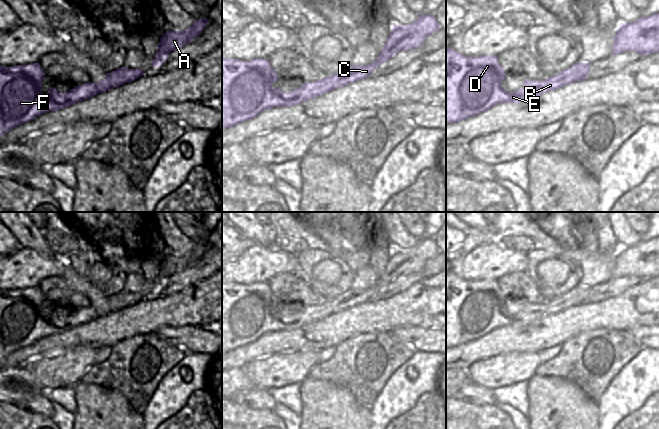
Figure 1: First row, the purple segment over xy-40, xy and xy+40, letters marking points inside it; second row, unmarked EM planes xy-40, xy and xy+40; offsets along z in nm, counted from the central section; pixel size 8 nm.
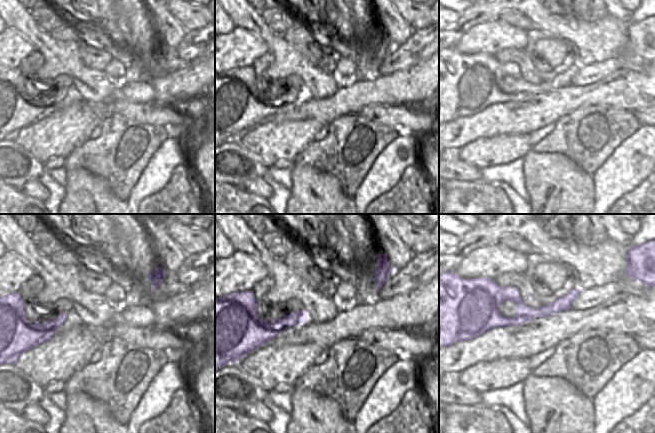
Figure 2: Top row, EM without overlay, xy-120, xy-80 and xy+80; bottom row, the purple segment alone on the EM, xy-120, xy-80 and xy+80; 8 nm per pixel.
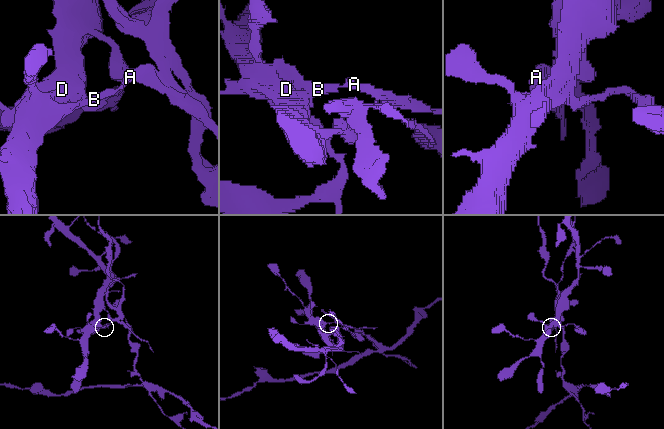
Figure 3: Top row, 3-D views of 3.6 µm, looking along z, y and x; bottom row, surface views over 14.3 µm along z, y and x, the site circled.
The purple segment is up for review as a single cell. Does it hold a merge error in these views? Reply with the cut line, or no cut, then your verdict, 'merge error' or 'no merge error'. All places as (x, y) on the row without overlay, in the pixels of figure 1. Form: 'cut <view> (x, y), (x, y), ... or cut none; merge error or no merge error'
cut xy (375, 285), (376, 290); merge error

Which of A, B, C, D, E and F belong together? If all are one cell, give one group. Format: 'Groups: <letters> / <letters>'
Groups: A / B C D E F

